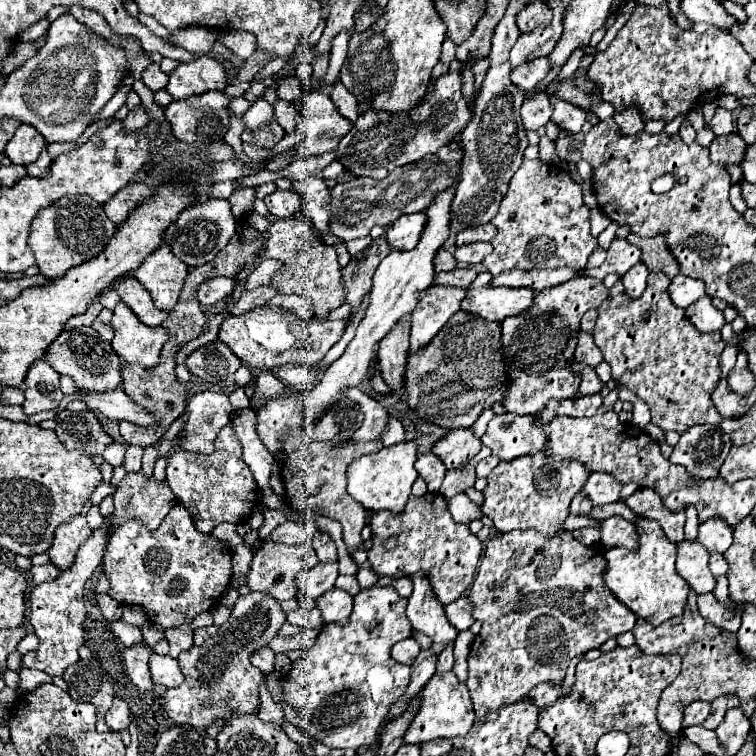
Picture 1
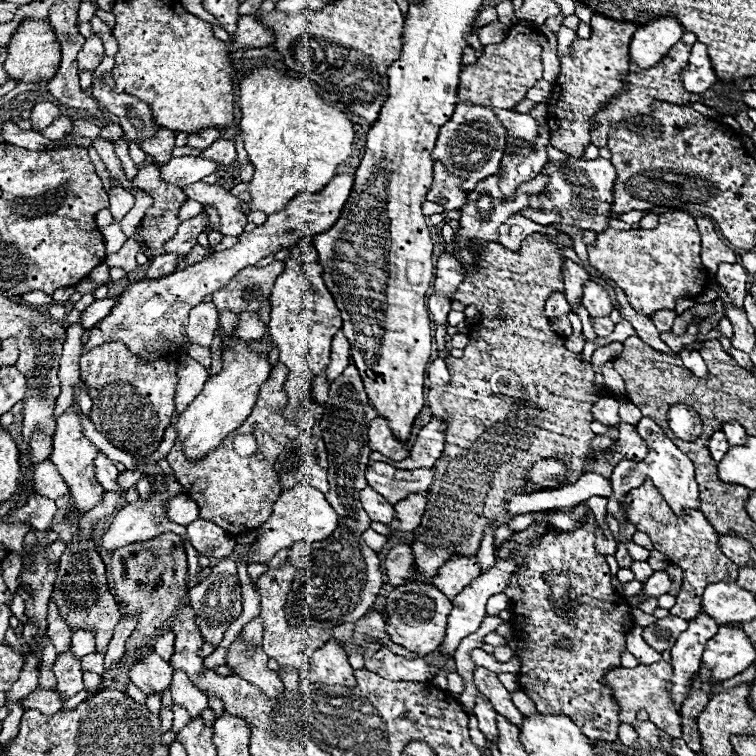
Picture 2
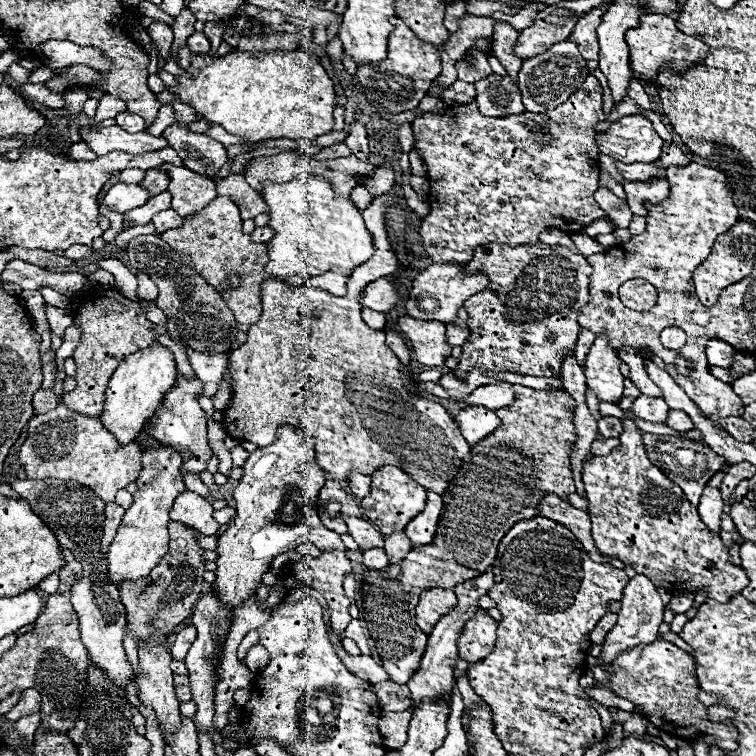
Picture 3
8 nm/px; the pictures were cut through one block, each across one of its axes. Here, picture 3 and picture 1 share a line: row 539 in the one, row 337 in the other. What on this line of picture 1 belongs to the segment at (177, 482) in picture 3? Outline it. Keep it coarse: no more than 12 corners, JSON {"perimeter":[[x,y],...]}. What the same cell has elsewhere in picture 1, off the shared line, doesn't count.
{"perimeter":[[120,302],[112,348],[126,364],[154,368],[168,332],[144,326]]}

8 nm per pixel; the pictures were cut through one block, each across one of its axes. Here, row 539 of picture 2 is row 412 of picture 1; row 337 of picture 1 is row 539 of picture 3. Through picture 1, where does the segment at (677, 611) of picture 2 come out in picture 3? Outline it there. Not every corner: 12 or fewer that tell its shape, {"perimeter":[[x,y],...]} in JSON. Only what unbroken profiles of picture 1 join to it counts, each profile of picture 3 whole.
{"perimeter":[[646,456],[582,468],[592,538],[670,594],[748,586],[718,532]]}

